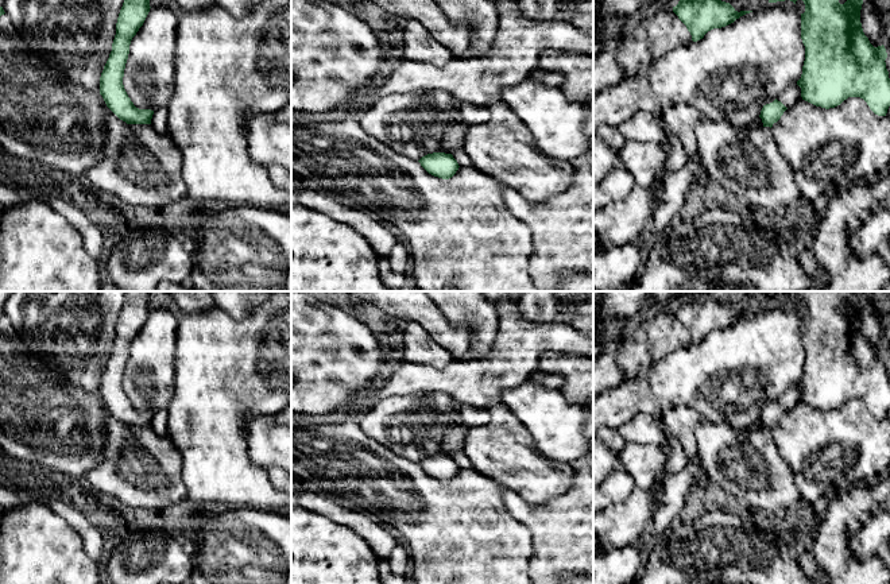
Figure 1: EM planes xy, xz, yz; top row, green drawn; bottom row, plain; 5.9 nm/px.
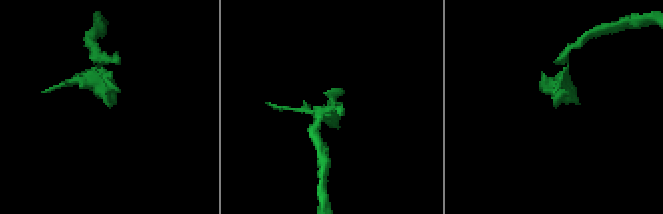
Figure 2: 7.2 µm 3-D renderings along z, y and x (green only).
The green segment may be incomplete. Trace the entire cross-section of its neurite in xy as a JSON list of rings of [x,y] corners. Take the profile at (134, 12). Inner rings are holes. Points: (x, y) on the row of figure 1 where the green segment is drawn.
[[[124,0],[112,51],[100,77],[100,94],[107,107],[127,124],[151,124],[154,115],[151,109],[136,108],[123,85],[131,40],[143,26],[150,8],[150,0]]]

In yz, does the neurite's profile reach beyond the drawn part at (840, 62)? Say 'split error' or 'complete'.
complete

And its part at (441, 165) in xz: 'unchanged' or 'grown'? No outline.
unchanged

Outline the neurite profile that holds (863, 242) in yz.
[[[878,208],[850,239],[848,252],[855,258],[868,256],[882,241],[890,243],[890,208]]]

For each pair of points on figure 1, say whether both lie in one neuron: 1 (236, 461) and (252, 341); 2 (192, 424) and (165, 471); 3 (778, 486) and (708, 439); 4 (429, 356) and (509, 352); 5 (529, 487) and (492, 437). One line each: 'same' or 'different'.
1: same
2: different
3: same
4: different
5: same

